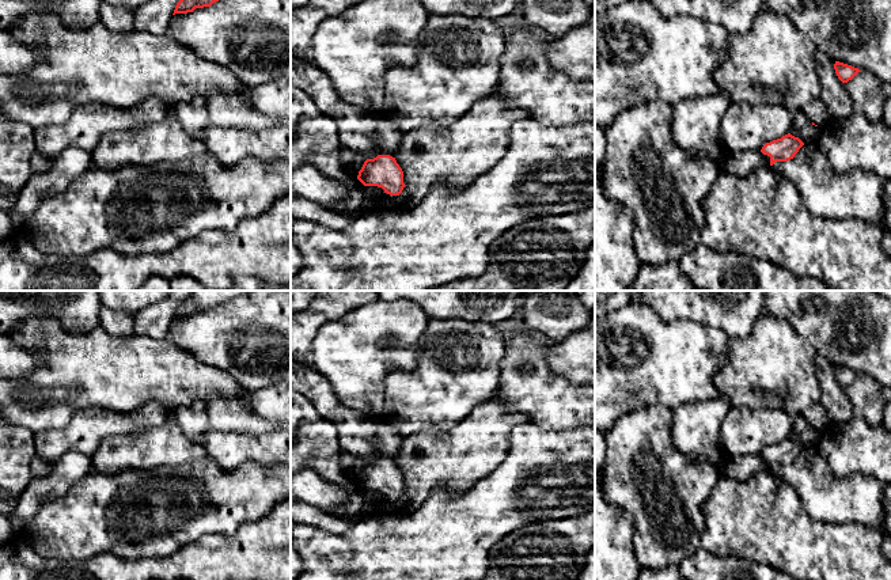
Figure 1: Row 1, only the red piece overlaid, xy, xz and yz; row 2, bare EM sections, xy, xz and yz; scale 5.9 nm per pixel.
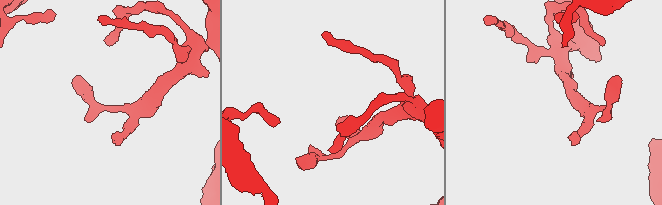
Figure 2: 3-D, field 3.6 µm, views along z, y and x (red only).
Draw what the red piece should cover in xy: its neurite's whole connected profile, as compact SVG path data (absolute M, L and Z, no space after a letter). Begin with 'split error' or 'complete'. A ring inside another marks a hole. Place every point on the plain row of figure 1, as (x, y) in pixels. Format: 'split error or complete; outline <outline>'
complete; outline M192 291L192 293L177 307L172 319L211 311L213 307L246 292L249 291Z

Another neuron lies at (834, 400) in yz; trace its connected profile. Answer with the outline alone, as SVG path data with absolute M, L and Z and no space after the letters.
M818 357L816 375L822 386L819 403L824 407L830 422L842 422L853 417L852 403L834 374L835 365Z

